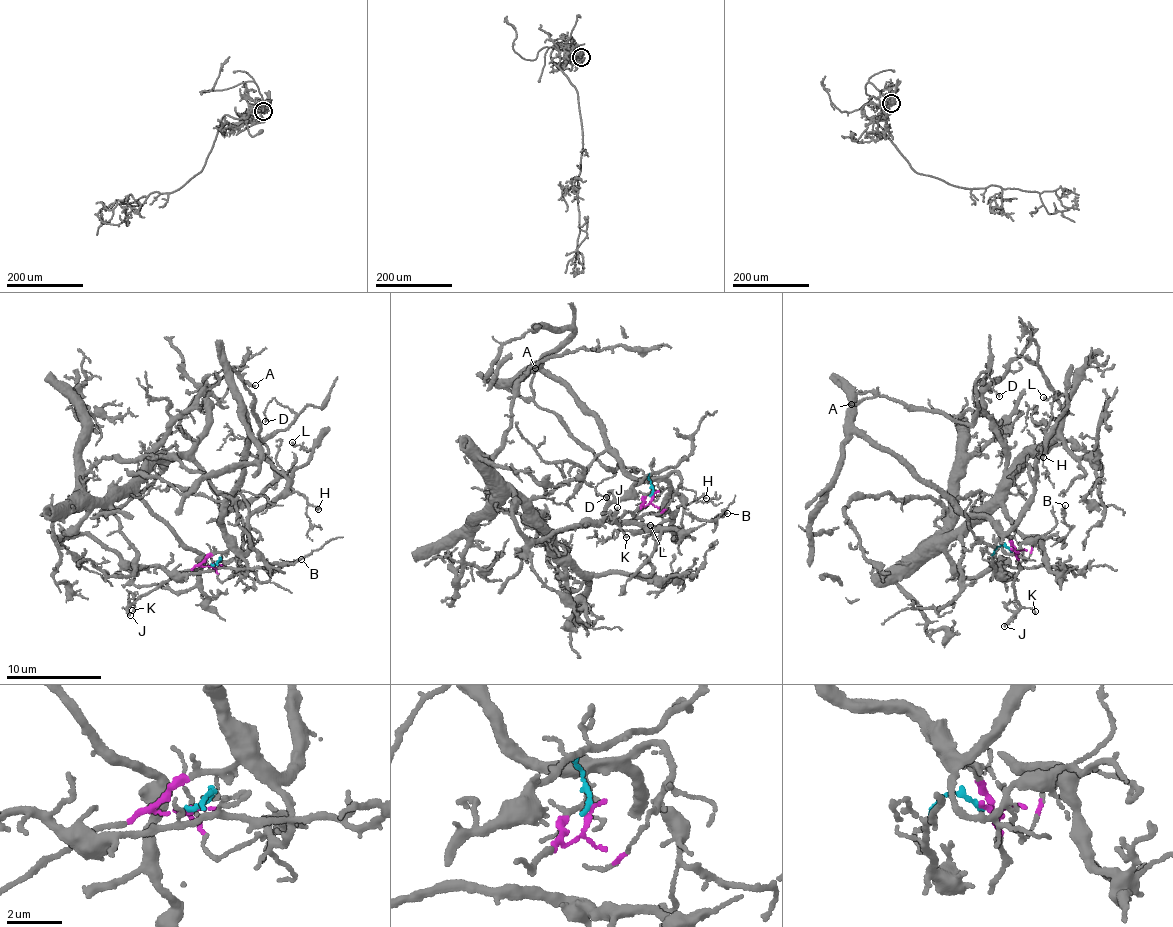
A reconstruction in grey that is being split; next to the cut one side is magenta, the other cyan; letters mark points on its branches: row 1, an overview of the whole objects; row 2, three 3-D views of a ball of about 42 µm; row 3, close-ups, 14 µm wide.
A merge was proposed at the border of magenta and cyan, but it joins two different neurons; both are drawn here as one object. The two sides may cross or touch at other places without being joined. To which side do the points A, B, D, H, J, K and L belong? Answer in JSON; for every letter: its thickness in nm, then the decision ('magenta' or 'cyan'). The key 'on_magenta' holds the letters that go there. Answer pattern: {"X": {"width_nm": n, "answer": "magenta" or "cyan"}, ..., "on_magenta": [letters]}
{"A": {"width_nm": 150, "answer": "magenta"}, "B": {"width_nm": 180, "answer": "magenta"}, "D": {"width_nm": 90, "answer": "magenta"}, "H": {"width_nm": 170, "answer": "magenta"}, "J": {"width_nm": 200, "answer": "magenta"}, "K": {"width_nm": 110, "answer": "magenta"}, "L": {"width_nm": 150, "answer": "magenta"}, "on_magenta": ["A", "B", "D", "H", "J", "K", "L"]}

